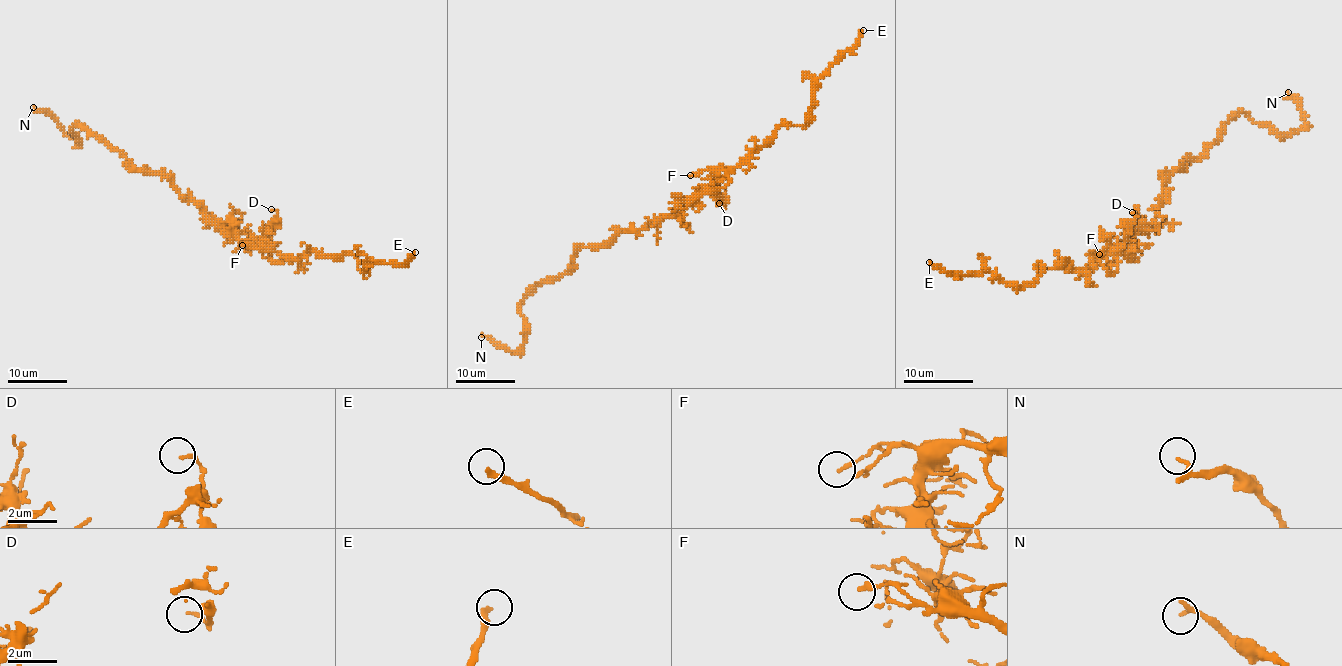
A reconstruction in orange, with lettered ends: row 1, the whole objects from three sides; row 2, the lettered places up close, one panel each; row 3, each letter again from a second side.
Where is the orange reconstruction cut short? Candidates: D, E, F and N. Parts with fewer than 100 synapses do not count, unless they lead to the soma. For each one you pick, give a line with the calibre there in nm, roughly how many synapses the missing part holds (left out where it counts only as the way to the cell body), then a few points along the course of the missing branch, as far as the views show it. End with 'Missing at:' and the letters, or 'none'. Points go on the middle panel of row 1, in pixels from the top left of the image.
E: 220 nm
Missing at: E

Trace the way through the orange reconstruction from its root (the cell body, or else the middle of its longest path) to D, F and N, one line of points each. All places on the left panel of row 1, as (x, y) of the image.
D: (219, 221), (228, 221), (242, 240), (266, 242), (271, 237), (269, 231), (277, 224), (277, 212), (271, 209)
F: (219, 221), (228, 221), (239, 239), (262, 243), (260, 248), (251, 243), (242, 245)
N: (219, 221), (164, 175), (133, 169), (122, 154), (75, 123), (72, 133), (78, 142), (46, 111), (33, 107)

